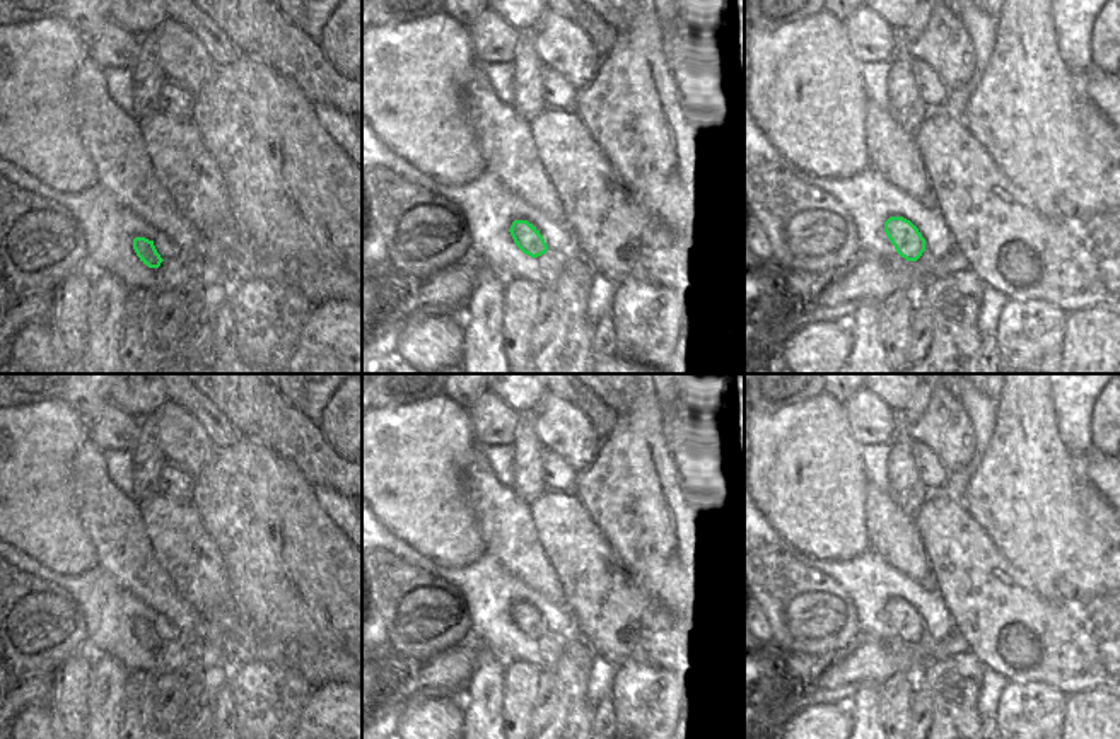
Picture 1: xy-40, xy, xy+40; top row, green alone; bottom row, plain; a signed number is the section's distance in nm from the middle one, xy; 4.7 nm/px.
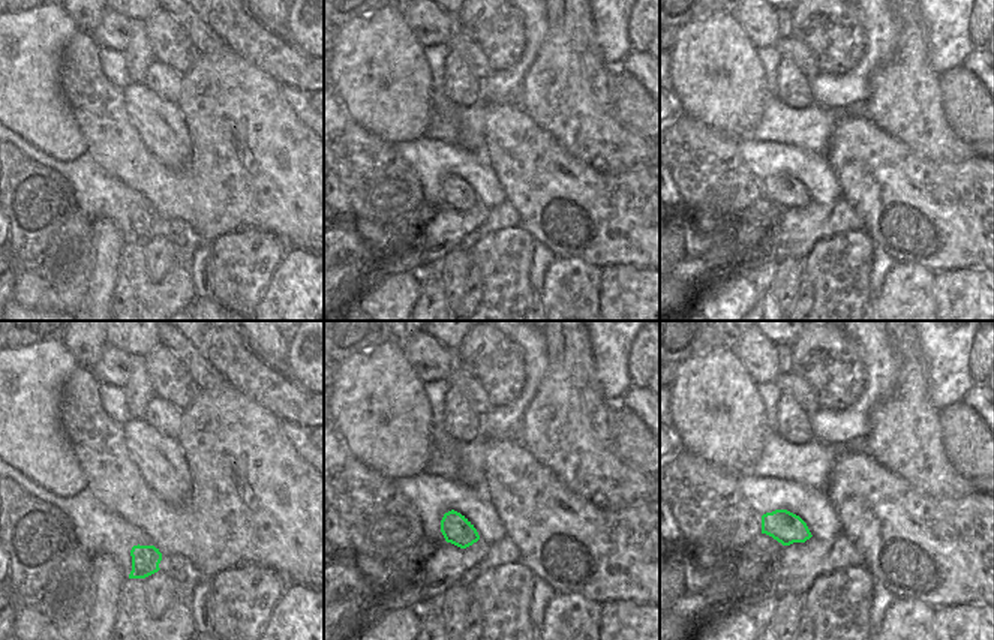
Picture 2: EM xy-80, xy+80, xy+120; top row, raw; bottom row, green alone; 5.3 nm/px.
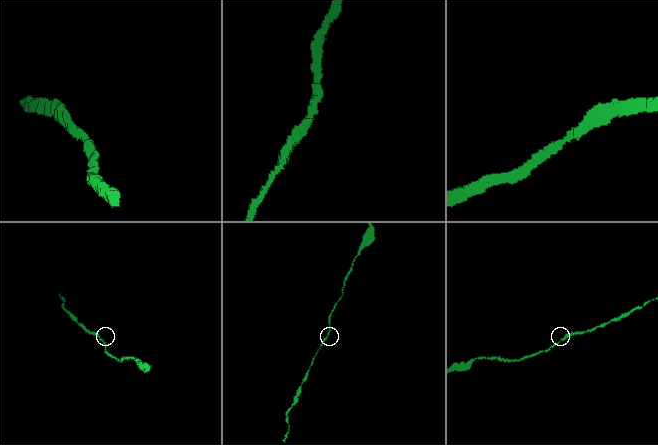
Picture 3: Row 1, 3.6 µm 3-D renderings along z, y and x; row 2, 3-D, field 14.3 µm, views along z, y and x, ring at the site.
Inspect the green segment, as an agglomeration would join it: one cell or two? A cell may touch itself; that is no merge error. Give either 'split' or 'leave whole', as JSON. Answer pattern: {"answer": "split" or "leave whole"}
{"answer": "leave whole"}

